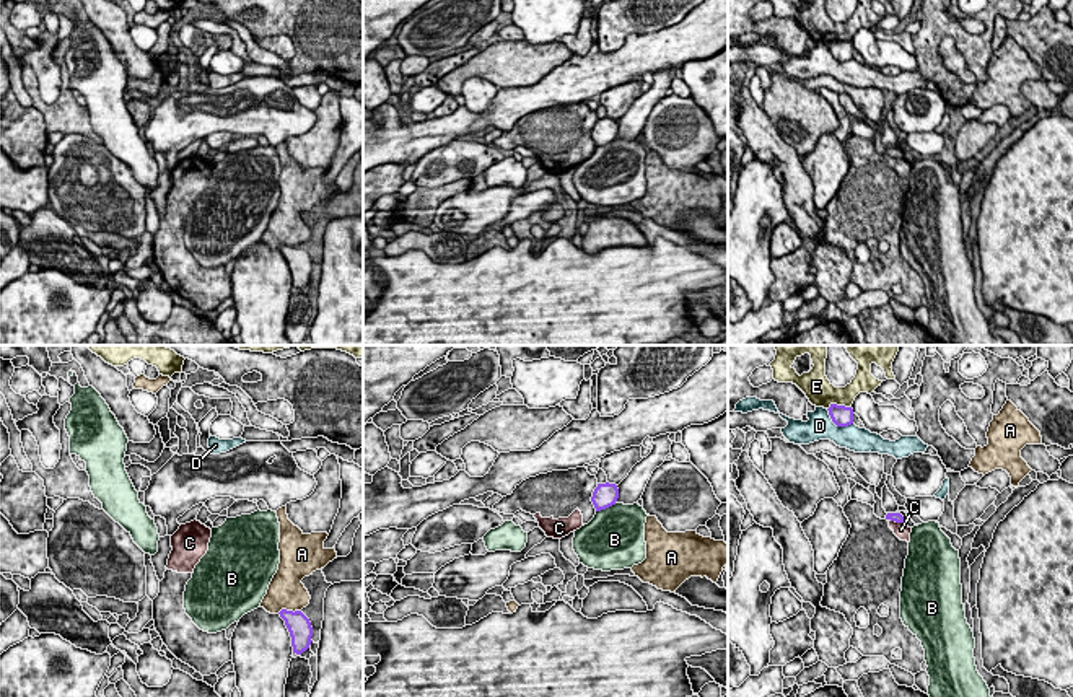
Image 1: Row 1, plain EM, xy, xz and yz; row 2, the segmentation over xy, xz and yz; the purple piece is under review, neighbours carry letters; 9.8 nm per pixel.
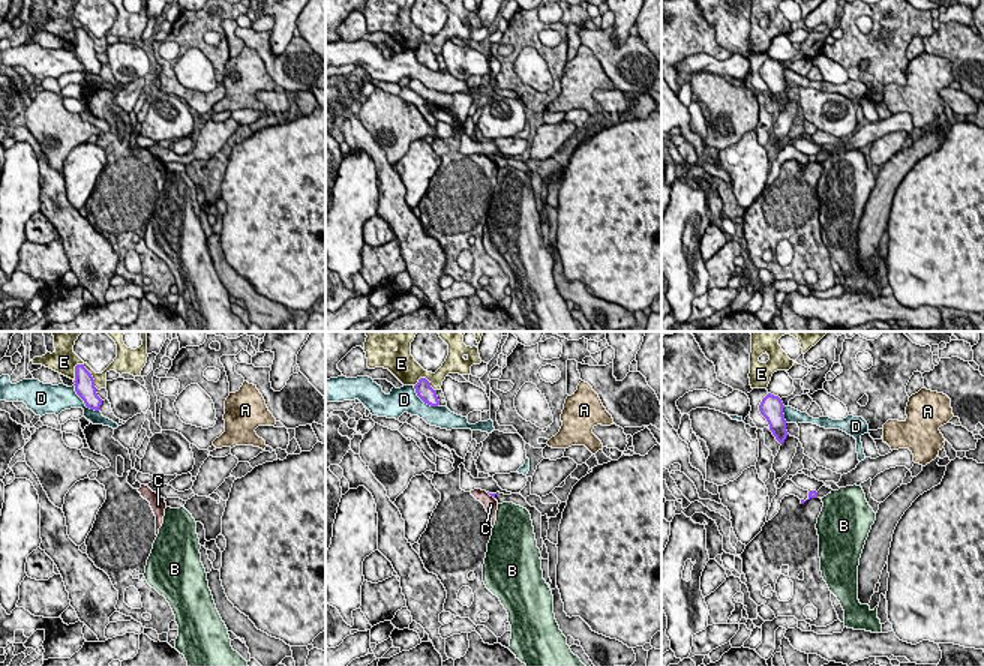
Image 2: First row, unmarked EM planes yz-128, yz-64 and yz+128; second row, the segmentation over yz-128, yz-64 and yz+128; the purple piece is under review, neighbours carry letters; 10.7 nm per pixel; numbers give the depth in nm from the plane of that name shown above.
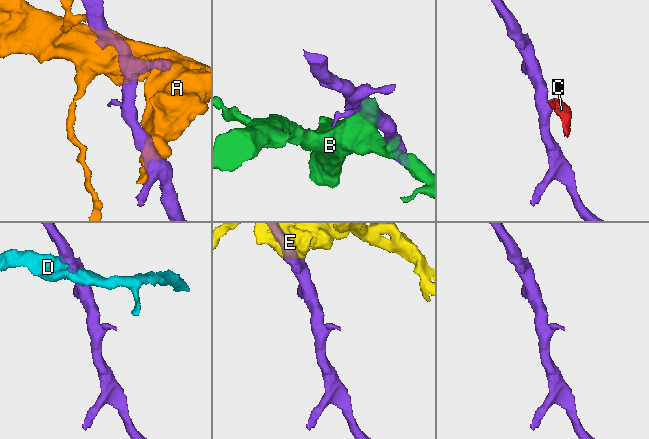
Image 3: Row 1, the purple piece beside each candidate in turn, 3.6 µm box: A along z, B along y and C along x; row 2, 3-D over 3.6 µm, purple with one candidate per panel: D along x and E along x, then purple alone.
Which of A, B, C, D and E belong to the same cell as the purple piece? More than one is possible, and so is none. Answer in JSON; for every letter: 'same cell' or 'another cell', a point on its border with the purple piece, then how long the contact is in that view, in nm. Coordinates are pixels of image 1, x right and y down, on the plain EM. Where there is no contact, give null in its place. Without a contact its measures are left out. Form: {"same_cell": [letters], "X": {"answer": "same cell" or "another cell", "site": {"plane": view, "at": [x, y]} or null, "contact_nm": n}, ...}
{"same_cell": [], "A": {"answer": "another cell", "site": {"plane": "xy", "at": [289, 246]}, "contact_nm": 240}, "B": {"answer": "another cell", "site": {"plane": "xz", "at": [606, 142]}, "contact_nm": 220}, "C": {"answer": "another cell", "site": {"plane": "yz", "at": [896, 157]}, "contact_nm": 170}, "D": {"answer": "another cell", "site": {"plane": "yz", "at": [837, 61]}, "contact_nm": 300}, "E": {"answer": "another cell", "site": {"plane": "yz", "at": [839, 41]}, "contact_nm": 240}}

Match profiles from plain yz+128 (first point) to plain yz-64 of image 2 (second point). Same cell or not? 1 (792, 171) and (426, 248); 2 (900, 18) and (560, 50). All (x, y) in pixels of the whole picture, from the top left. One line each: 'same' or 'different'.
1: different
2: same

